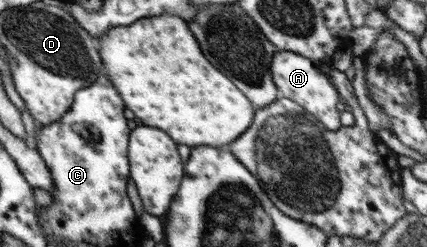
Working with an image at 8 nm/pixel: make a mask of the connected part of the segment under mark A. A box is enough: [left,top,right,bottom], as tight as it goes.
[271,51,341,130]

